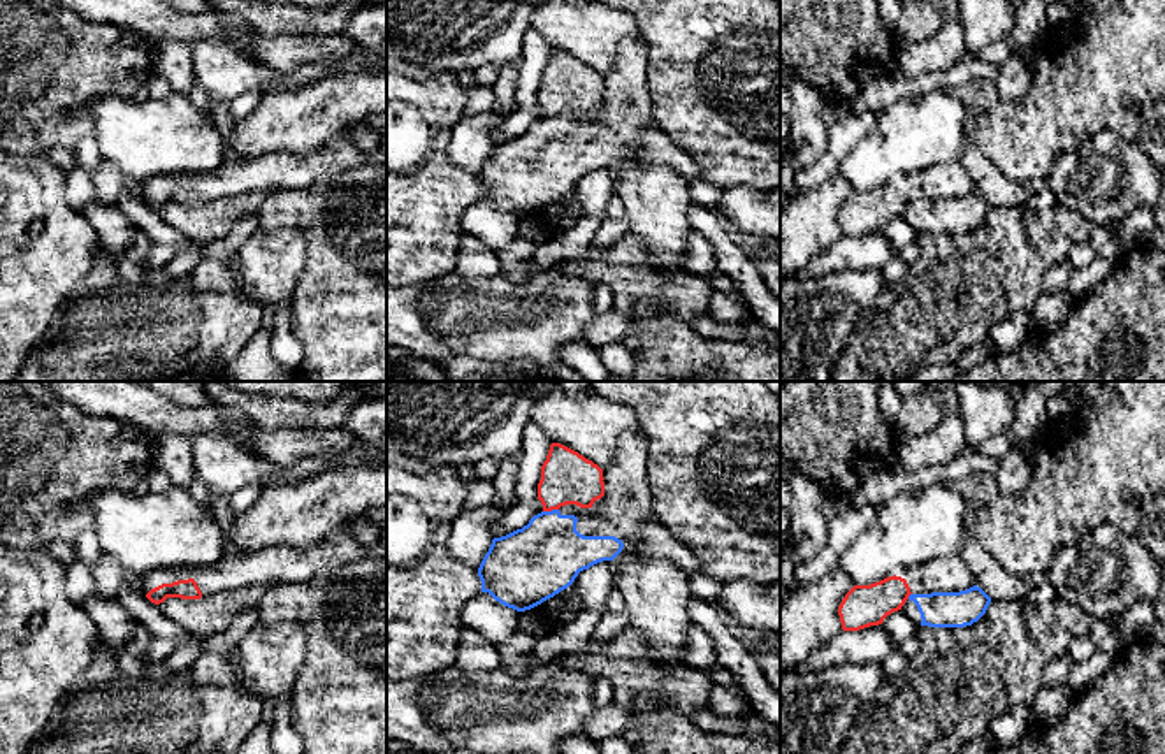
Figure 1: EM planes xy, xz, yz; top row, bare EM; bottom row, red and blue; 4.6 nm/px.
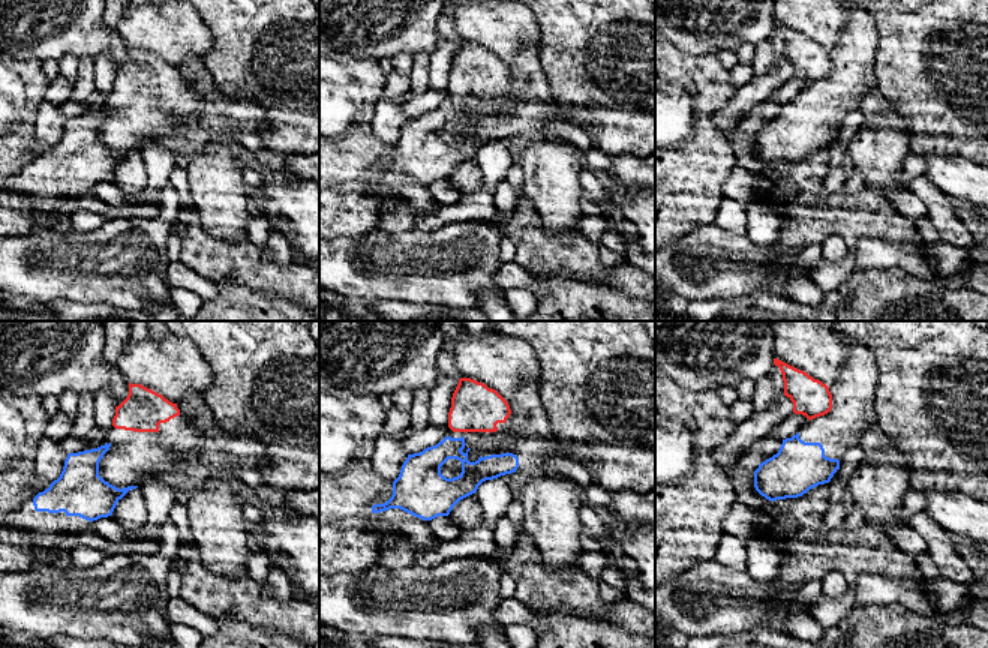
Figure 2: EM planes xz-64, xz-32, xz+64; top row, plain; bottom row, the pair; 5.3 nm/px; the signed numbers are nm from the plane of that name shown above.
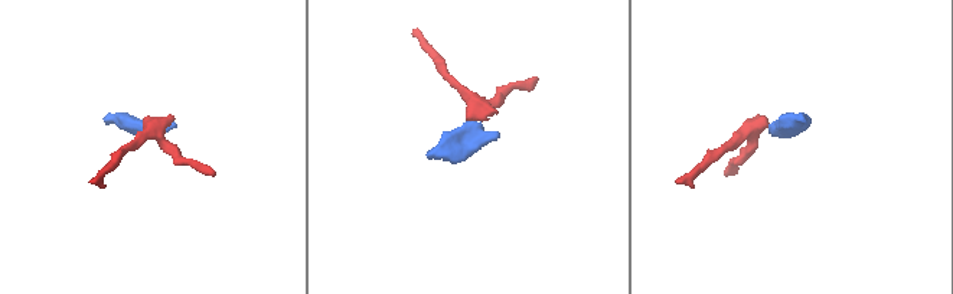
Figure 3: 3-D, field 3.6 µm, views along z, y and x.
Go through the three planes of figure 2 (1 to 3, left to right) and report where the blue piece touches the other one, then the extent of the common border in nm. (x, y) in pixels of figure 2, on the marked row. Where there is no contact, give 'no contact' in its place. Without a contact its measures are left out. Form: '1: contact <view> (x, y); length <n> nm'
1: no contact
2: no contact
3: no contact

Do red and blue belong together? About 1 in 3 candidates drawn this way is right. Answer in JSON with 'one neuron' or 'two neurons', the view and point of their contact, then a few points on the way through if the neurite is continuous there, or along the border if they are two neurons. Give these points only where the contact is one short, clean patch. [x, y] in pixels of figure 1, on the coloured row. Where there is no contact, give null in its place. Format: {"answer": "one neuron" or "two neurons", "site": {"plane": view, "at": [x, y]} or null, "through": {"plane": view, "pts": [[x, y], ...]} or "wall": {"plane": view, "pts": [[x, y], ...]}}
{"answer": "two neurons", "site": {"plane": "xz", "at": [550, 510]}, "wall": {"plane": "xz", "pts": [[557, 508], [543, 512]]}}

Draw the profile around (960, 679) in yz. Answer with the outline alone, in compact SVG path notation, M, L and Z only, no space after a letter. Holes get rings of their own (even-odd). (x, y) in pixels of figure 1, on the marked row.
M1058 598L1047 610L1026 599L991 599L986 613L972 626L919 626L919 650L898 677L886 678L859 708L838 754L958 754L966 743L986 738L995 717L1019 705L1031 705L1046 668L1067 654L1075 638L1089 634L1095 622L1082 608Z

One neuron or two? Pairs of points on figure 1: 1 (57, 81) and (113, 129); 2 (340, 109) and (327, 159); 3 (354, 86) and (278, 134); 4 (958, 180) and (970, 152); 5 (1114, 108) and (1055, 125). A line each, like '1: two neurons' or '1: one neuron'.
1: two neurons
2: two neurons
3: one neuron
4: two neurons
5: one neuron

